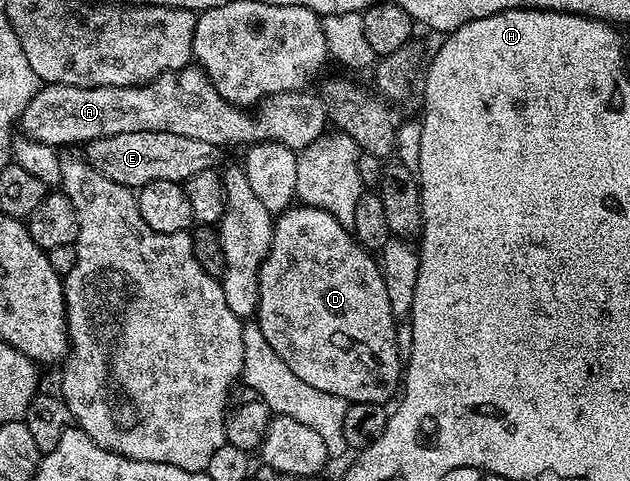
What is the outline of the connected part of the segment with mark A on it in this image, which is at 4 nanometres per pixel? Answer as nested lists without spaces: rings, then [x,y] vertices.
[[[190,66],[177,72],[164,72],[146,84],[139,86],[63,86],[62,84],[45,84],[37,91],[35,98],[27,102],[21,111],[19,126],[30,140],[38,140],[44,144],[62,146],[61,144],[78,144],[84,146],[90,140],[98,140],[104,136],[118,136],[132,132],[166,132],[167,134],[183,134],[183,138],[199,138],[202,142],[211,142],[215,146],[221,144],[250,144],[263,140],[274,140],[283,146],[300,150],[305,148],[321,135],[326,133],[329,122],[324,100],[309,90],[280,92],[260,101],[257,106],[259,116],[253,116],[242,107],[225,100],[208,76],[200,67]]]

